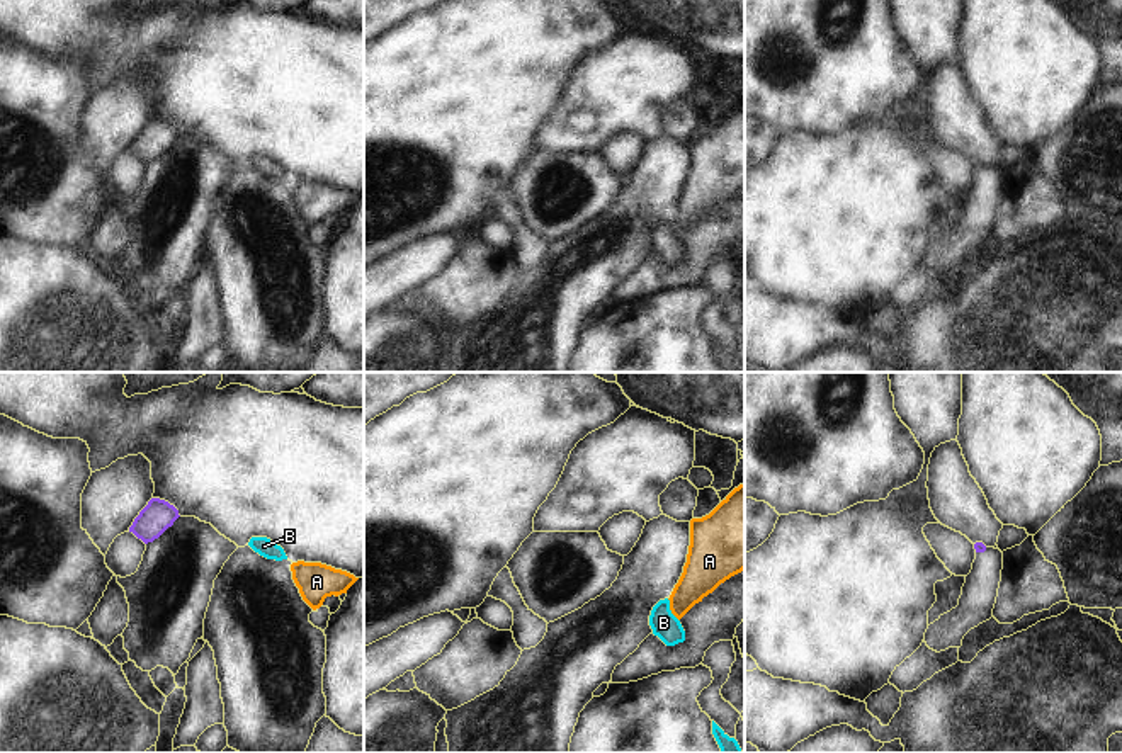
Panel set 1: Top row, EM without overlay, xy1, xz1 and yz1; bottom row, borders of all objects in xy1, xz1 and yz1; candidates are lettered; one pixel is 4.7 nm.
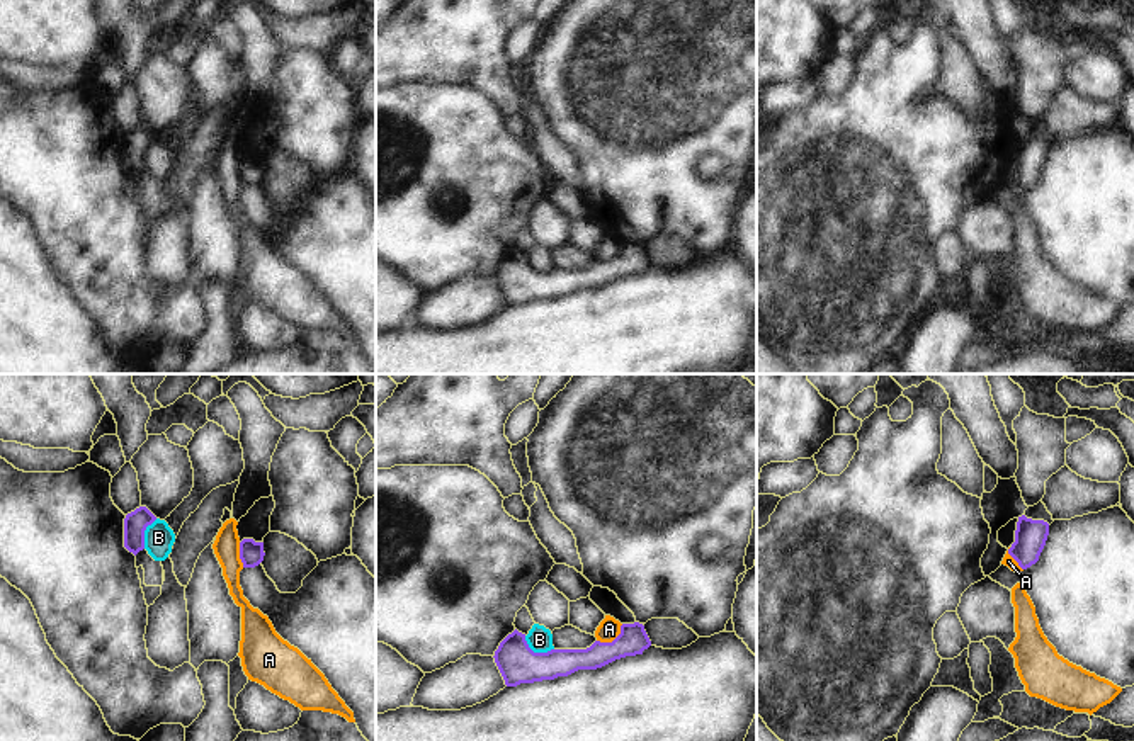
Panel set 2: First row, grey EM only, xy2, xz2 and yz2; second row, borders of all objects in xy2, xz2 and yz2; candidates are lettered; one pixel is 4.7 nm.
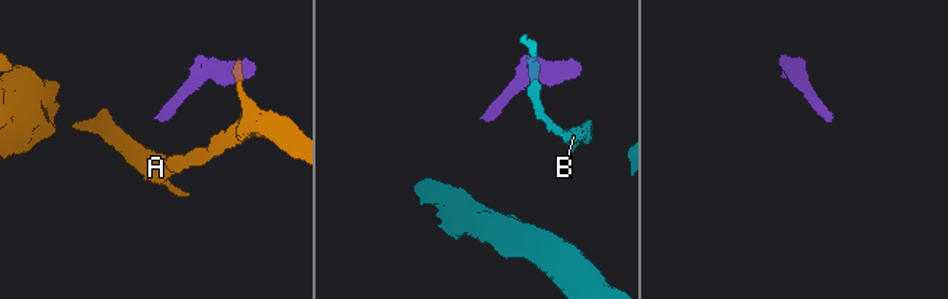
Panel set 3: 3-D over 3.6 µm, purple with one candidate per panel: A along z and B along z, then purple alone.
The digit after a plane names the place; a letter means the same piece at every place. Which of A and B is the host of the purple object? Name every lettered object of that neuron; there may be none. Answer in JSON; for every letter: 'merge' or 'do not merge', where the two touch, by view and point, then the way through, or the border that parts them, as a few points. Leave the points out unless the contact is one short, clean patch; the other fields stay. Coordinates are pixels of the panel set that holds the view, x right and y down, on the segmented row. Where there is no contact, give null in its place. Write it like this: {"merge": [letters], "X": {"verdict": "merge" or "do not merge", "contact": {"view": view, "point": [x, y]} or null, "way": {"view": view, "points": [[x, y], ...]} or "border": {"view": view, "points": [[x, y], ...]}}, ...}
{"merge": [], "A": {"verdict": "do not merge", "contact": {"view": "xz2", "point": [614, 639]}, "border": {"view": "xz2", "points": [[623, 624], [611, 641], [597, 641]]}}, "B": {"verdict": "do not merge", "contact": {"view": "xz2", "point": [536, 653]}, "border": {"view": "xz2", "points": [[524, 636], [534, 651], [553, 650]]}}}

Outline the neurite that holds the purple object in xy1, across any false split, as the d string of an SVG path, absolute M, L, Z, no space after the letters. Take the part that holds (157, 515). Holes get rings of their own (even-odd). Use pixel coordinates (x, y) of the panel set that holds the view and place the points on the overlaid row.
M151 498L134 518L129 532L148 544L172 527L178 517L178 510L173 505L160 498Z

